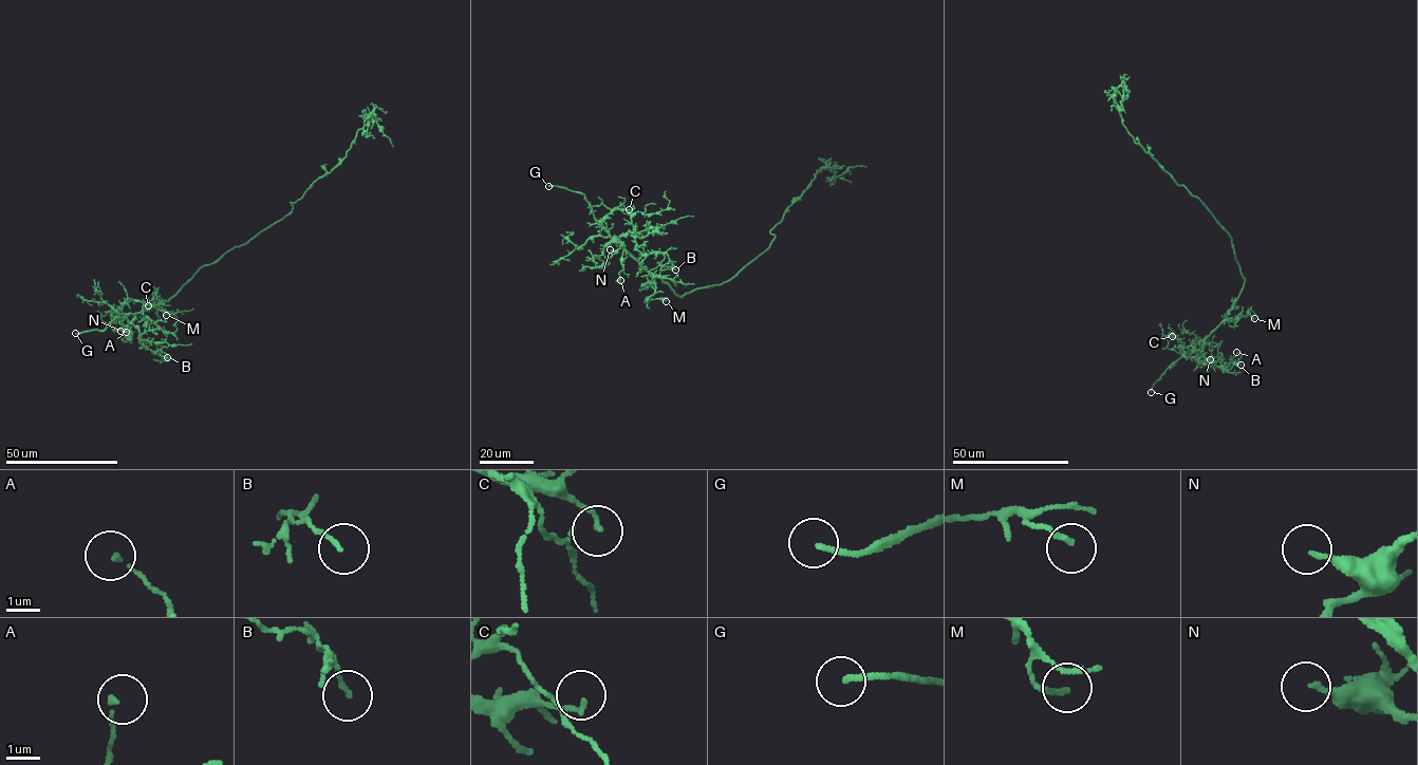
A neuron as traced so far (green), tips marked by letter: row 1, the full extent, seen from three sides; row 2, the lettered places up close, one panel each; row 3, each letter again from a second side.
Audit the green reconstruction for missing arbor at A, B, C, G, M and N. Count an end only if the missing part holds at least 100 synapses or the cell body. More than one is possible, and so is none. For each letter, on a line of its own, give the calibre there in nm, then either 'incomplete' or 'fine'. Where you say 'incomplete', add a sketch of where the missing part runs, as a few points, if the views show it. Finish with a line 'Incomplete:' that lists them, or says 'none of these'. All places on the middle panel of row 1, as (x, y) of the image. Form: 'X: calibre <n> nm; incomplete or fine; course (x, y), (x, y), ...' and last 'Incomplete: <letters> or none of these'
A: calibre 110 nm; fine
B: calibre 110 nm; fine
C: calibre 90 nm; fine
G: calibre 170 nm; incomplete; course (548, 186), (523, 187)
M: calibre 140 nm; fine
N: calibre 160 nm; fine
Incomplete: G

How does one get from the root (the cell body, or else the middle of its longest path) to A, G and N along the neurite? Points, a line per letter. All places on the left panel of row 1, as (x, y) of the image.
A: (243, 244), (204, 265), (167, 300), (135, 315), (127, 327), (131, 335), (126, 341), (122, 339), (126, 332)
G: (243, 244), (204, 265), (167, 300), (137, 314), (117, 317), (103, 330), (75, 333)
N: (243, 244), (204, 265), (167, 300), (140, 312), (127, 327), (130, 333), (120, 331)

